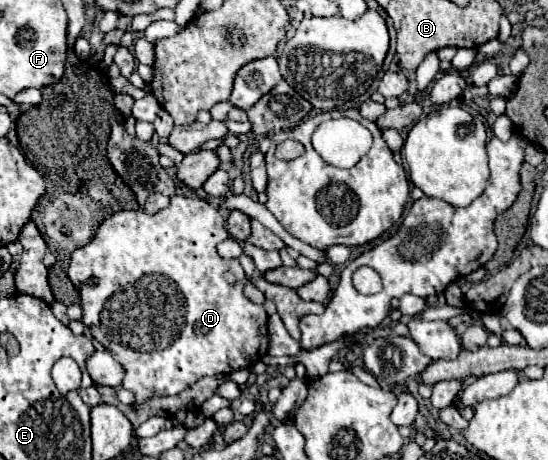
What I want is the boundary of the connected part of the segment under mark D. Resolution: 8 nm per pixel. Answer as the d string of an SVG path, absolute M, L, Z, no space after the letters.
M174 195L172 197L172 203L170 207L162 209L160 213L156 215L148 215L144 213L142 209L138 211L118 211L114 213L112 217L108 217L96 231L94 239L86 245L86 247L80 247L72 253L72 259L70 259L70 269L68 269L68 277L70 281L80 287L80 297L82 297L82 305L84 305L84 325L90 327L92 331L92 337L96 341L100 341L108 351L112 351L114 359L118 359L122 363L122 367L126 369L126 377L124 377L124 389L132 391L136 401L134 405L142 405L146 403L148 399L154 399L154 397L168 397L168 395L178 395L180 391L188 389L190 385L194 385L200 377L204 375L220 375L220 373L232 373L236 369L244 369L244 367L250 367L252 363L256 363L268 349L268 331L266 331L266 321L268 321L268 315L264 311L262 305L256 305L252 303L250 299L244 297L244 285L246 285L246 275L244 275L244 269L242 265L238 263L238 259L230 259L230 261L224 261L218 253L216 253L216 245L224 239L228 239L228 231L226 231L226 221L222 219L222 215L210 207L210 203L206 203L204 199L188 199L188 197L180 197L180 195Z

